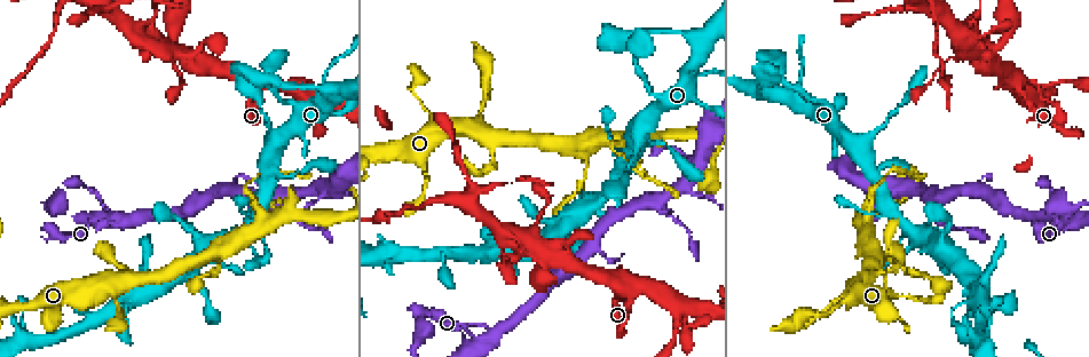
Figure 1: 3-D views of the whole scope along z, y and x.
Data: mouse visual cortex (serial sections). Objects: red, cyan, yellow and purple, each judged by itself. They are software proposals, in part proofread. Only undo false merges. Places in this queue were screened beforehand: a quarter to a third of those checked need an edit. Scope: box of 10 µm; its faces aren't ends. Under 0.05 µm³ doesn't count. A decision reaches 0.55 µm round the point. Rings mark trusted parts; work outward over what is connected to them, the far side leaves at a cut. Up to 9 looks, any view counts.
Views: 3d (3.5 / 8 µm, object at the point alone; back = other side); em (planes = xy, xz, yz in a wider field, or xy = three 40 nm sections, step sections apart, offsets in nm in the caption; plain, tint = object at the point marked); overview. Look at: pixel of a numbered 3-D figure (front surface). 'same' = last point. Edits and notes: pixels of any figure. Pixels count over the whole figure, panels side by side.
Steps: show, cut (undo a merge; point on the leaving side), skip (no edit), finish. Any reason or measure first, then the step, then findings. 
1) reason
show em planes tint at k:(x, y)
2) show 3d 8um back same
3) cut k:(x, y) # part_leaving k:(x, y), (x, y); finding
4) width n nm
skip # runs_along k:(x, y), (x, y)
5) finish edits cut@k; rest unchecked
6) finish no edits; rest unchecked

three arms meet
show 3d 3.5um at 1:(617, 286)

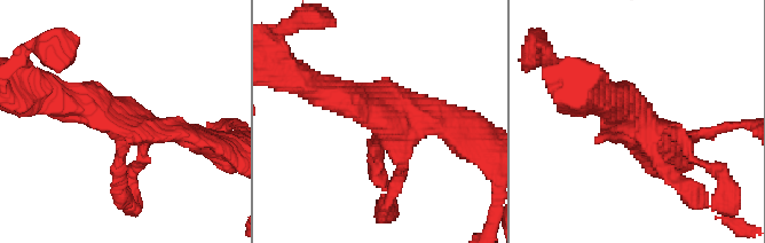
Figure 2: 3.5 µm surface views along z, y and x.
shape alone is not enough
show em planes tint at 2:(122, 127)

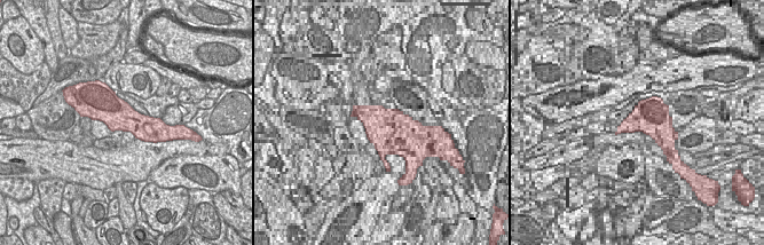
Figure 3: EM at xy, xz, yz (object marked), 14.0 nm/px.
show em xy step 5 tint same

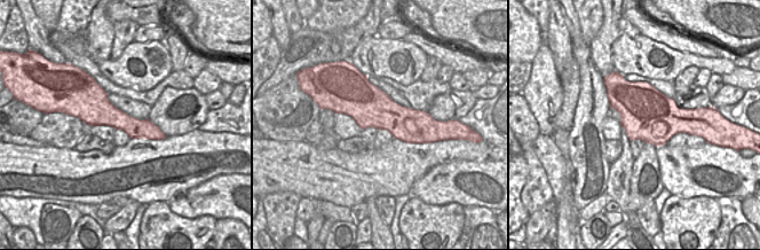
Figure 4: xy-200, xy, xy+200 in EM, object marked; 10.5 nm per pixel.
skip # runs_along 4:(79, 111), (102, 111), (161, 135); all the same cell

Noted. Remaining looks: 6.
sudden change in width
show 3d 8um back at 1:(952, 315)

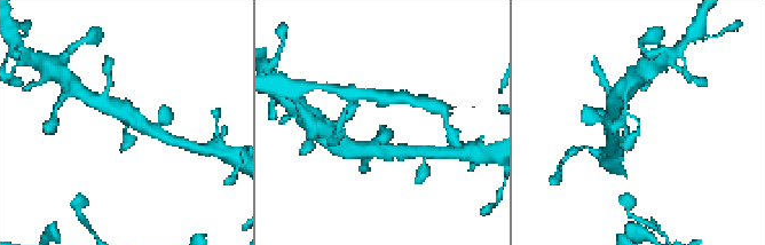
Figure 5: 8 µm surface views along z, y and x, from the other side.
show em xy step 1 tint same

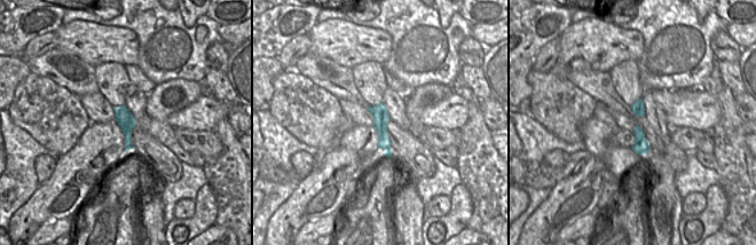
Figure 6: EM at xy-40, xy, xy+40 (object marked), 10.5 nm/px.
skip # runs_along 6:(371, 109), (380, 118), (388, 153); one cell here

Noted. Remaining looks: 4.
thin arm on a thick one
show em xy step 1 tint at 1:(127, 219)

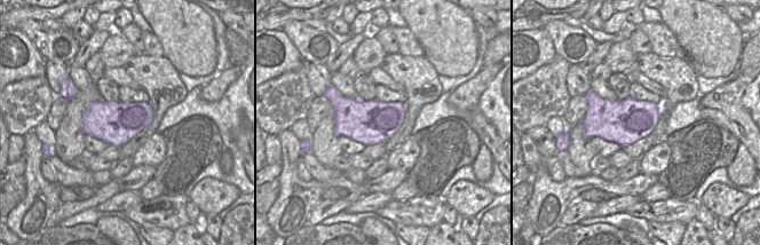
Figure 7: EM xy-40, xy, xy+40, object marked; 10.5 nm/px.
wider look
show 3d 3.5um back same

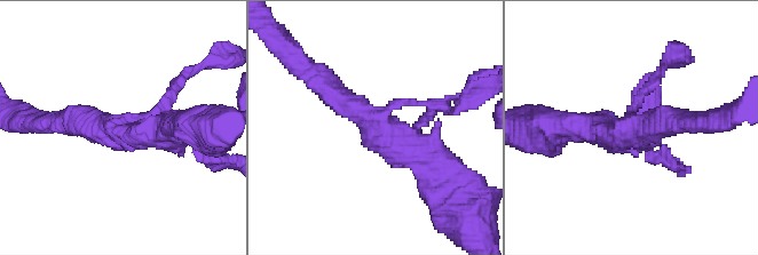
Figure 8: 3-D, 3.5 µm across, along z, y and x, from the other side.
skip # one cell here

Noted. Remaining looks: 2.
three-way junction
show 3d 3.5um at 1:(268, 222)

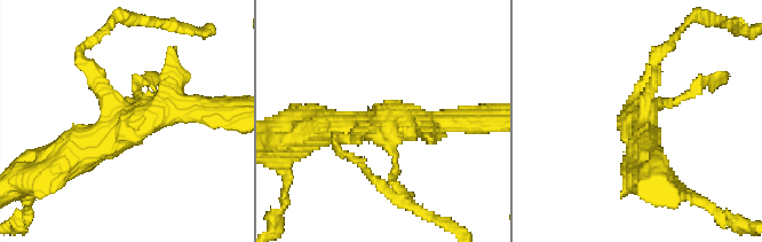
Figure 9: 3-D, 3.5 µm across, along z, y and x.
shape alone is not enough
show em xy step 5 tint at 9:(641, 126)

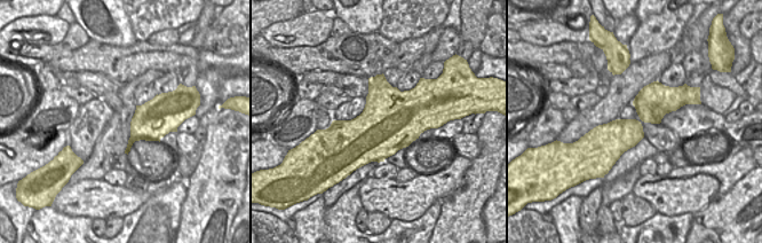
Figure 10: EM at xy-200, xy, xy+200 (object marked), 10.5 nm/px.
cut 9:(80, 63) # part_leaving 9:(105, 93), (80, 57), (105, 25); a second cell is stuck on

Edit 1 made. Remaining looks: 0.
finish edits cut@9; rest unchecked

